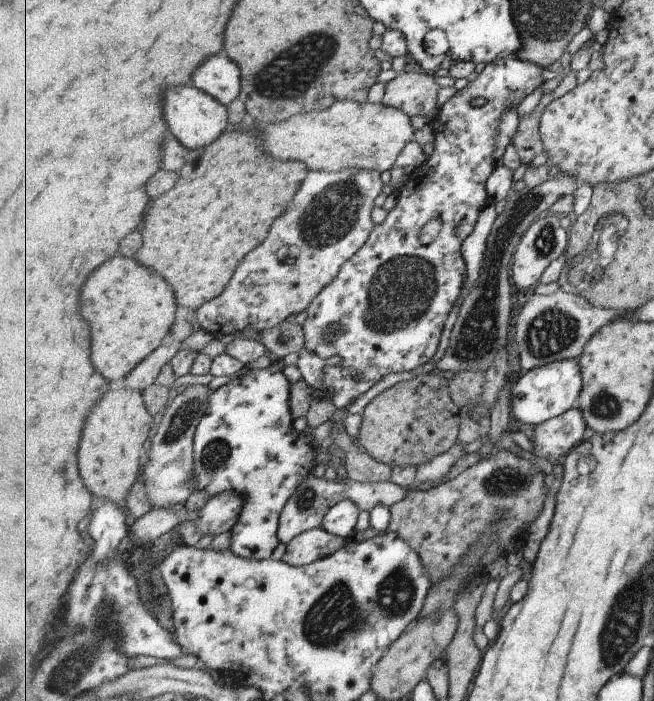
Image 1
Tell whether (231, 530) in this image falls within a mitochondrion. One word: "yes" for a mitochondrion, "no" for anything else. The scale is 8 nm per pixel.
no

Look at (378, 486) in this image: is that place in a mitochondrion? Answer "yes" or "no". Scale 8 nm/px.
no

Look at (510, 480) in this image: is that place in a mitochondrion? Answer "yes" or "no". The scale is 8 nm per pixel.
yes

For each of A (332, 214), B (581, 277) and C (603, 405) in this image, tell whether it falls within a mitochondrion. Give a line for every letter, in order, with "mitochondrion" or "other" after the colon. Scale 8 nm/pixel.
A: mitochondrion
B: mitochondrion
C: mitochondrion

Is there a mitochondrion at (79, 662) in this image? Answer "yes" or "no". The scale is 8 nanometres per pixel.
yes

